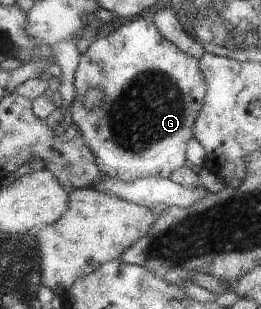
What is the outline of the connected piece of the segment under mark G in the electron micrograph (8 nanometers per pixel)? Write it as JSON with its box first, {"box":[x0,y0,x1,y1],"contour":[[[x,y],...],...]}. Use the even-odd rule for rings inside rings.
{"box":[70,17,206,182],"contour":[[[134,17],[111,34],[94,38],[87,50],[79,54],[74,76],[76,92],[70,104],[71,122],[78,127],[83,143],[95,156],[100,173],[120,180],[124,178],[126,182],[158,176],[168,179],[173,170],[184,165],[187,142],[193,136],[193,122],[202,108],[206,85],[198,59],[168,42],[153,22]],[[88,86],[99,87],[104,93],[100,104],[91,109],[82,101]]]}

